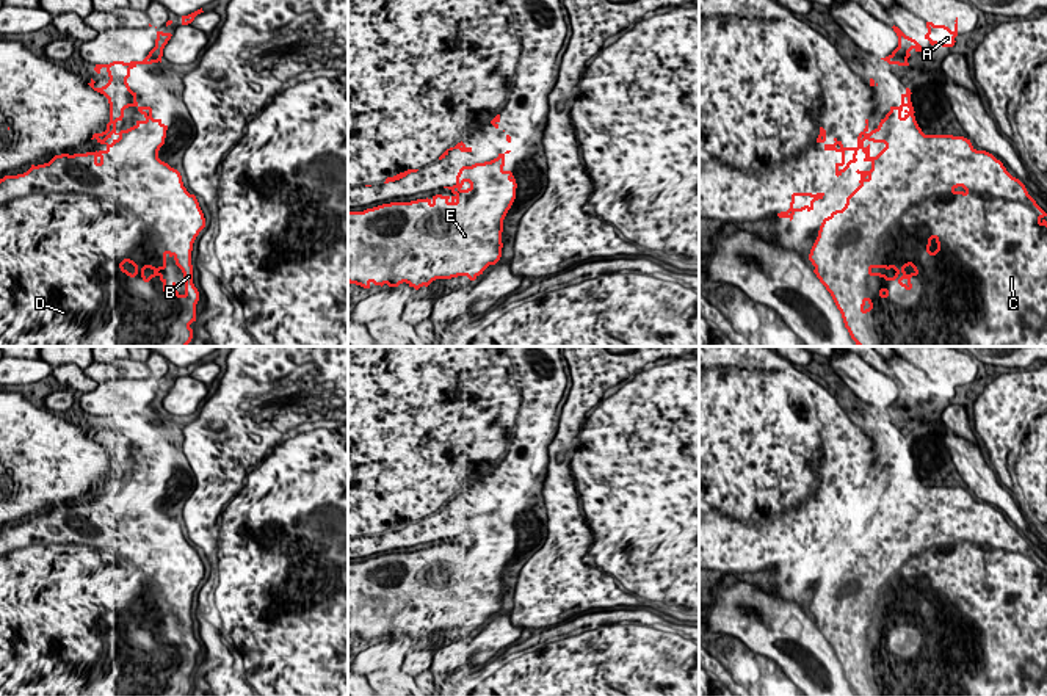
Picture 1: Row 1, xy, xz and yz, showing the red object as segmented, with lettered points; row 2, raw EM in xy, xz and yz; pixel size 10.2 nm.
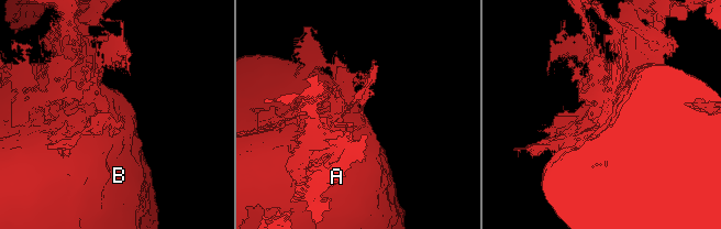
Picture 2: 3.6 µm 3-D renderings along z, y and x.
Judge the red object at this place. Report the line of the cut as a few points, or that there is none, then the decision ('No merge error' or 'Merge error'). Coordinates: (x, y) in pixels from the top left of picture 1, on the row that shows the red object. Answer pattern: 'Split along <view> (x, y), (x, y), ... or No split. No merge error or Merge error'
Split along xz (514, 193), (502, 190), (463, 193), (455, 202). Merge error

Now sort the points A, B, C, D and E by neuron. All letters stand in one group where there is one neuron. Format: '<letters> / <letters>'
A / B C D E

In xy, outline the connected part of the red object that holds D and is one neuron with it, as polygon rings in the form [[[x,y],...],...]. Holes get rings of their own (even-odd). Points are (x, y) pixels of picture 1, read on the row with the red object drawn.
[[[127,141],[110,144],[110,150],[55,155],[49,163],[31,165],[17,176],[0,179],[0,346],[187,346],[193,339],[190,324],[196,321],[199,292],[193,284],[191,251],[205,218],[194,194],[183,187],[177,169],[161,161],[155,150],[158,141]],[[166,257],[172,257],[183,273],[185,293],[176,290],[176,282],[166,290],[166,279],[160,273],[166,268]]]

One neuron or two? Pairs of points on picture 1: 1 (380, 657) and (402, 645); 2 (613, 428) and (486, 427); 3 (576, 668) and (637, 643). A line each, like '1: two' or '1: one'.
1: one
2: two
3: one

